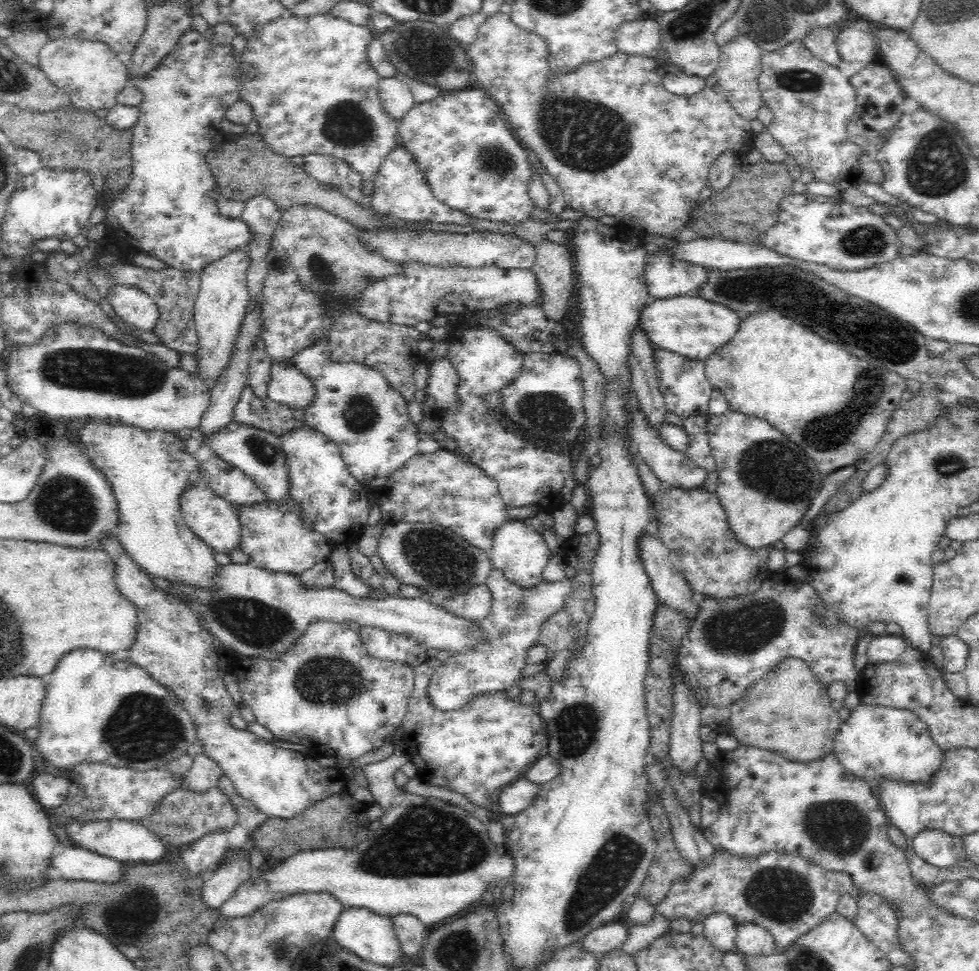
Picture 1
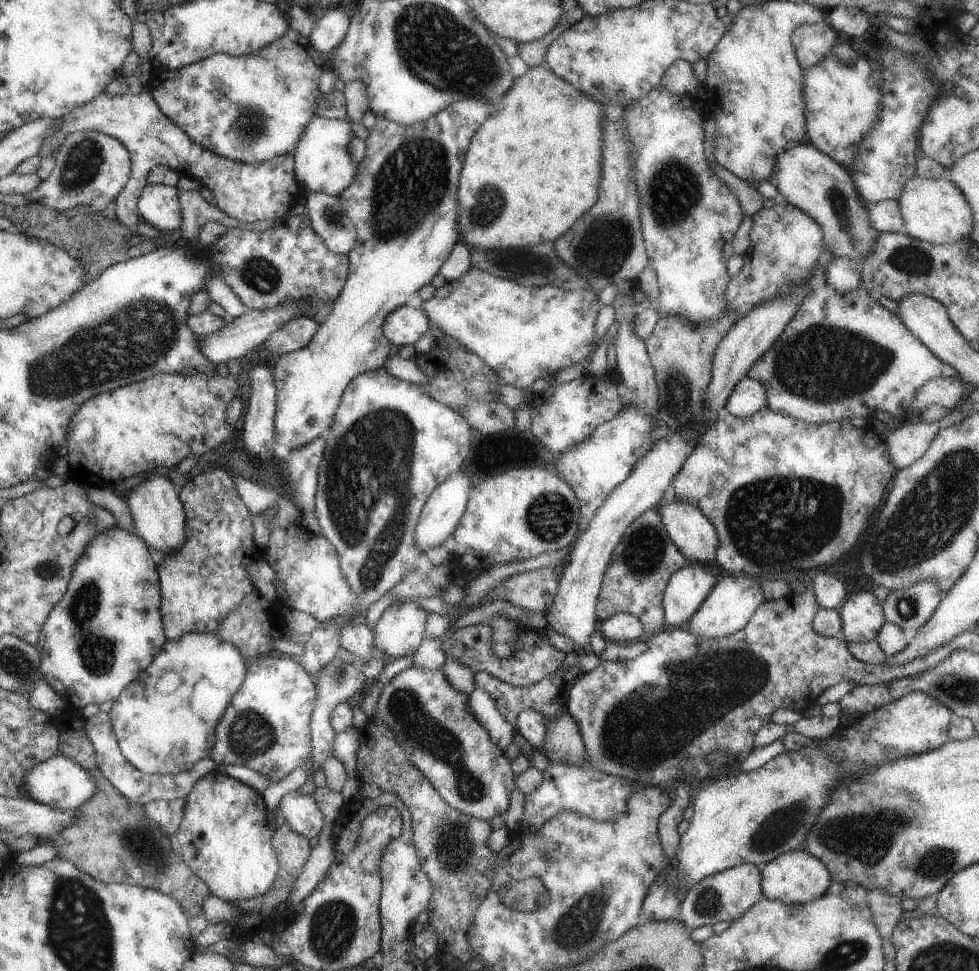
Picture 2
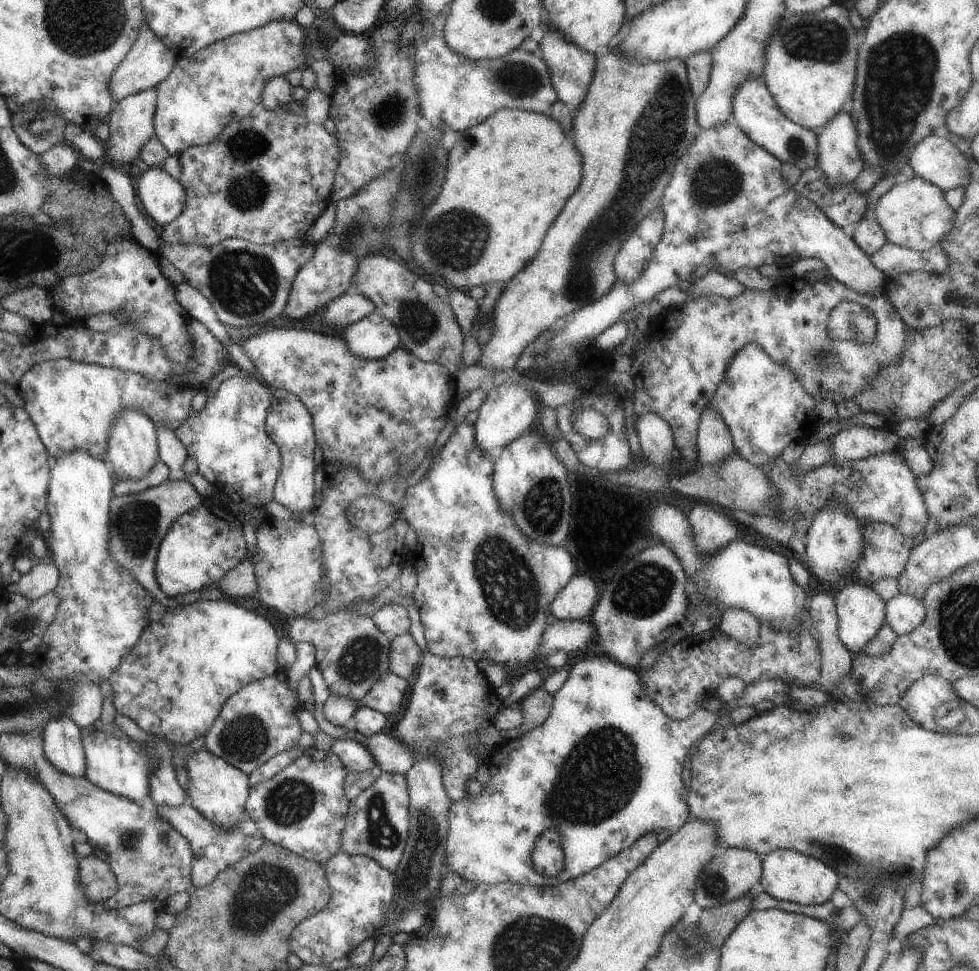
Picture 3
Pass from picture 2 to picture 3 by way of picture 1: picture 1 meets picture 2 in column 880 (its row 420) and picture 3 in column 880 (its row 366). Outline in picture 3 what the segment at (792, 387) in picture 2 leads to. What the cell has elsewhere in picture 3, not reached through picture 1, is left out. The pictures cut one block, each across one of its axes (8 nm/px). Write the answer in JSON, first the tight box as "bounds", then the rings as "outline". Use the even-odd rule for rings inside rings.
{"bounds":[626,277,909,468],"outline":[[[831,277],[819,279],[814,283],[804,280],[802,283],[803,288],[799,290],[785,290],[785,288],[779,290],[779,296],[771,296],[777,294],[777,287],[773,287],[770,291],[744,289],[741,294],[733,298],[702,295],[676,308],[662,309],[655,316],[650,327],[642,333],[646,338],[644,348],[633,349],[630,352],[628,357],[631,359],[631,367],[626,373],[633,382],[633,396],[630,398],[633,416],[653,413],[662,418],[671,429],[674,448],[686,468],[694,467],[698,460],[695,435],[699,415],[710,401],[717,385],[723,380],[729,361],[747,343],[755,343],[763,348],[764,353],[773,362],[786,366],[815,403],[823,399],[833,404],[843,400],[855,400],[856,395],[877,377],[880,367],[894,365],[902,357],[909,327],[900,319],[885,296],[873,297],[870,294],[855,292]],[[843,301],[857,302],[863,308],[872,311],[876,320],[876,331],[871,342],[837,340],[828,335],[829,313]]]}

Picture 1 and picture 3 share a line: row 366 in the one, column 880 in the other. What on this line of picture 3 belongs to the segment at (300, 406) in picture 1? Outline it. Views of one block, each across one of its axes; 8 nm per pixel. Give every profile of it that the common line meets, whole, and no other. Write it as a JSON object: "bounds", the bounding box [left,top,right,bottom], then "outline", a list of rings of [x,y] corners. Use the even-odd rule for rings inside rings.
{"bounds":[542,121,888,366],"outline":[[[732,121],[708,129],[703,129],[703,132],[701,132],[699,136],[694,137],[691,144],[687,145],[685,152],[675,161],[671,178],[660,196],[657,206],[659,206],[663,213],[662,233],[660,234],[660,239],[656,242],[656,245],[651,251],[645,270],[639,275],[639,278],[636,278],[631,283],[622,283],[621,281],[616,280],[614,285],[611,286],[611,288],[599,300],[586,304],[577,310],[571,311],[564,317],[557,320],[557,324],[553,327],[554,333],[552,334],[552,337],[549,340],[542,342],[545,345],[545,348],[547,348],[547,352],[545,352],[543,358],[547,360],[549,366],[559,366],[561,362],[569,360],[569,358],[574,355],[577,356],[580,351],[579,344],[581,344],[581,342],[586,340],[592,340],[593,342],[594,338],[600,332],[603,332],[603,330],[605,330],[608,326],[611,326],[611,323],[621,320],[619,317],[629,309],[639,305],[648,298],[654,298],[658,292],[665,290],[667,287],[677,286],[679,280],[687,280],[687,278],[689,278],[689,268],[691,268],[692,274],[695,274],[693,268],[696,268],[697,270],[698,266],[701,266],[701,264],[705,262],[705,258],[707,258],[707,260],[709,260],[709,258],[713,258],[713,260],[715,260],[715,254],[717,254],[721,248],[723,248],[723,268],[725,268],[725,266],[729,266],[729,270],[731,270],[735,264],[737,264],[737,268],[756,269],[758,266],[771,264],[773,262],[773,258],[777,260],[776,258],[783,258],[783,256],[790,256],[793,261],[801,258],[815,257],[819,258],[819,260],[823,262],[826,270],[828,271],[829,277],[839,281],[845,286],[848,286],[851,290],[861,294],[870,294],[873,297],[884,296],[885,282],[888,278],[871,264],[869,257],[858,246],[855,246],[855,243],[851,240],[848,231],[842,230],[837,225],[834,225],[819,210],[819,207],[812,200],[798,195],[792,186],[785,186],[779,172],[781,165],[782,163],[780,160],[772,157],[771,154],[769,154],[766,150],[761,149],[760,146],[753,144],[753,142],[751,142],[751,140],[749,140],[747,136],[745,136],[745,134],[743,134],[743,132],[741,132],[739,128],[733,124]]]}

